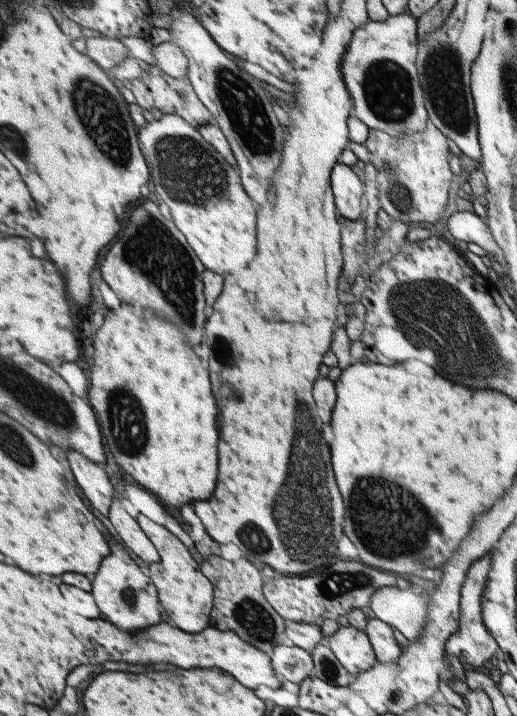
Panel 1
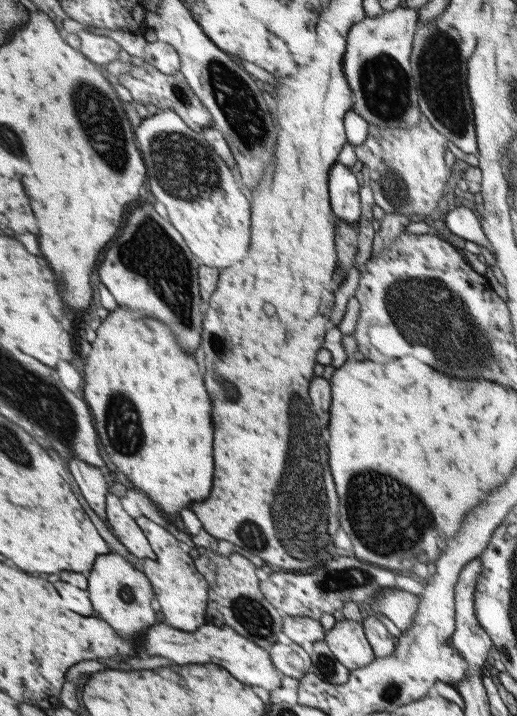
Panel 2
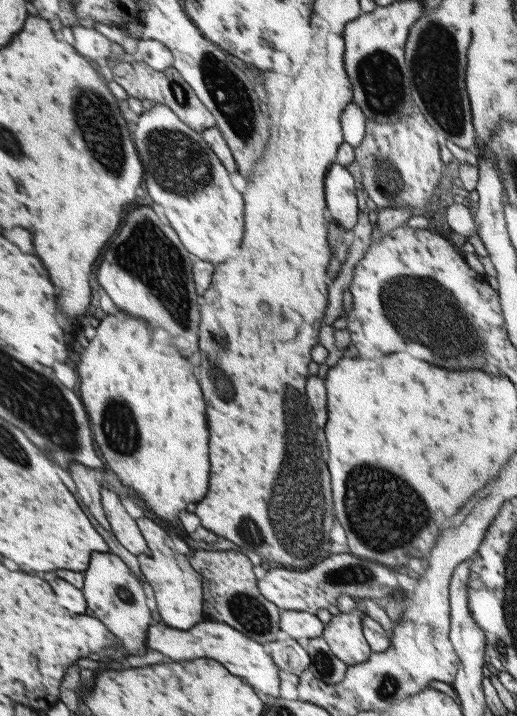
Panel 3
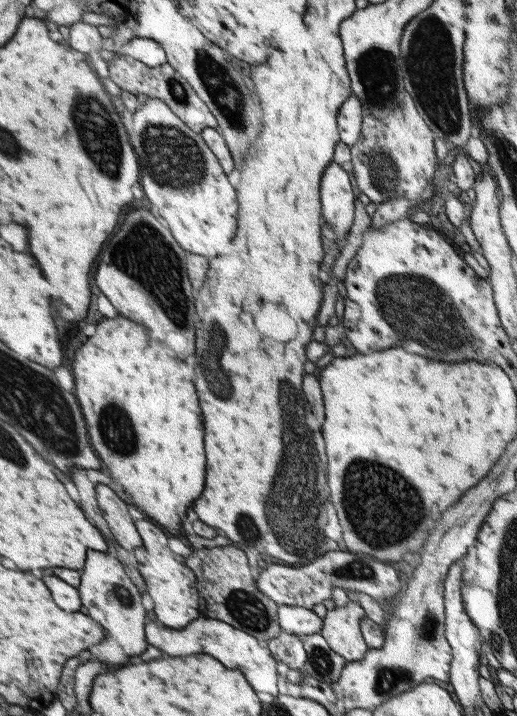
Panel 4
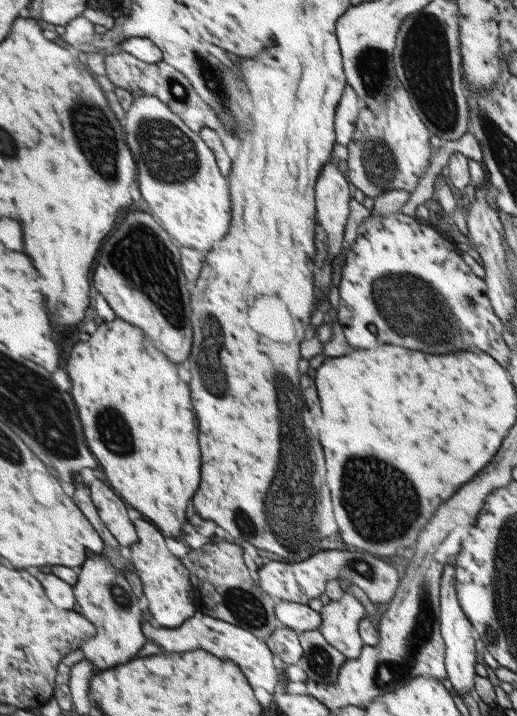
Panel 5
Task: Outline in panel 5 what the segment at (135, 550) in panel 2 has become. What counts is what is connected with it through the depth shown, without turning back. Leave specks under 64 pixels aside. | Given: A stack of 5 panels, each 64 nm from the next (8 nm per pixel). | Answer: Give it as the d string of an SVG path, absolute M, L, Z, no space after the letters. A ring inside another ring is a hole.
M98 479L92 484L92 498L100 508L104 522L110 532L116 536L118 544L130 546L138 541L134 523L128 517L124 501L118 496L113 487Z

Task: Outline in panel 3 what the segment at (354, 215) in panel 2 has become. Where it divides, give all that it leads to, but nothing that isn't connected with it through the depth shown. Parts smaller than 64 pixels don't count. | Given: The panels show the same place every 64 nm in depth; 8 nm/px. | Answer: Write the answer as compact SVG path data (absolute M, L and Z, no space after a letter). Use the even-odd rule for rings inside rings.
M334 164L326 174L328 217L338 226L351 230L358 222L358 196L352 174L345 166Z

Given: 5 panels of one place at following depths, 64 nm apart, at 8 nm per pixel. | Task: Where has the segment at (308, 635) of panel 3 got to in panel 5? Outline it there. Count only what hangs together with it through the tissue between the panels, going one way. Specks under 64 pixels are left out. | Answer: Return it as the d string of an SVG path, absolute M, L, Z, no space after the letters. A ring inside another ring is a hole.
M284 599L278 600L276 604L278 619L282 620L282 626L296 632L313 631L320 628L322 618L317 610L309 608L306 604Z

